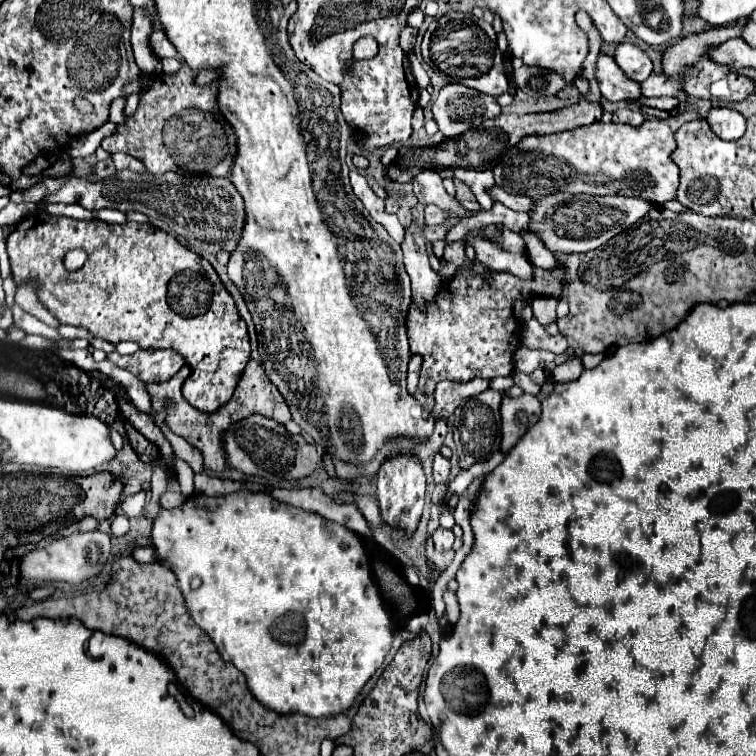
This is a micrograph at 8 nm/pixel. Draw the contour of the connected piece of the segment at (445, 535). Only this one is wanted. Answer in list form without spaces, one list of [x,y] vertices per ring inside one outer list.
[[[437,527],[433,533],[431,533],[431,539],[435,543],[435,547],[439,551],[447,551],[453,547],[453,541],[455,541],[455,535],[451,529],[443,529],[443,527]]]

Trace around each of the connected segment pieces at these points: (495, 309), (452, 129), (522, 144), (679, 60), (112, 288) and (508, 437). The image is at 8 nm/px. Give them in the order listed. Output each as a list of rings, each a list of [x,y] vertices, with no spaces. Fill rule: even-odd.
[[[475,261],[471,269],[461,269],[437,295],[435,303],[421,313],[411,305],[407,331],[409,347],[413,353],[423,357],[418,390],[433,393],[435,385],[443,379],[469,381],[473,377],[493,379],[507,377],[513,371],[513,351],[519,347],[519,321],[513,317],[513,301],[531,301],[531,297],[547,295],[559,299],[563,293],[565,271],[559,265],[555,271],[533,269],[533,281],[513,279],[505,273],[491,273],[493,283],[485,285],[481,281],[485,267]]]
[[[447,83],[433,101],[431,113],[445,137],[457,137],[481,121],[499,117],[501,107],[497,99],[489,95],[481,95],[459,83]]]
[[[647,119],[639,127],[595,121],[563,133],[525,137],[505,153],[505,169],[493,169],[495,185],[511,195],[527,195],[533,199],[567,191],[639,197],[663,205],[675,199],[679,187],[679,167],[671,159],[673,147],[675,137],[667,121]]]
[[[687,35],[683,39],[679,39],[677,43],[669,45],[663,53],[663,73],[667,75],[677,75],[683,79],[683,89],[685,93],[693,95],[693,97],[701,97],[701,99],[711,99],[711,93],[709,93],[709,87],[711,83],[719,81],[719,79],[727,79],[731,81],[731,95],[733,95],[733,101],[741,101],[743,97],[747,97],[749,93],[745,93],[745,85],[743,85],[743,77],[737,77],[733,73],[729,73],[729,69],[725,65],[719,65],[719,63],[713,63],[707,55],[701,55],[699,57],[699,35]]]
[[[37,211],[23,217],[7,237],[7,255],[15,285],[19,287],[33,281],[37,285],[35,291],[39,301],[63,325],[85,327],[93,337],[101,337],[115,345],[121,341],[137,341],[141,349],[173,349],[183,355],[185,363],[191,367],[191,375],[187,377],[187,383],[183,383],[183,397],[193,407],[201,411],[217,411],[217,407],[225,405],[233,395],[251,353],[245,321],[239,317],[233,297],[223,287],[211,263],[183,247],[173,235],[159,231],[153,225],[133,221],[111,225],[99,219],[77,221]],[[71,249],[85,249],[89,255],[87,263],[77,269],[77,273],[63,267],[63,257]]]
[[[521,395],[521,397],[503,397],[501,401],[501,451],[507,453],[515,447],[515,443],[527,433],[531,425],[535,425],[541,417],[541,399],[537,395]]]

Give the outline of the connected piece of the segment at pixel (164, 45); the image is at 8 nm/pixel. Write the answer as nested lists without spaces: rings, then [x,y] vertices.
[[[153,31],[149,43],[157,57],[177,57],[177,49],[173,47],[173,43],[169,43],[169,39],[163,31]]]

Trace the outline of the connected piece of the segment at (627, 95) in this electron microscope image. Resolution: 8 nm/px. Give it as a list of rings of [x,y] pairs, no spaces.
[[[599,55],[597,59],[597,81],[601,87],[601,95],[607,101],[623,101],[623,99],[641,99],[641,87],[625,77],[625,73],[617,67],[613,57]]]

